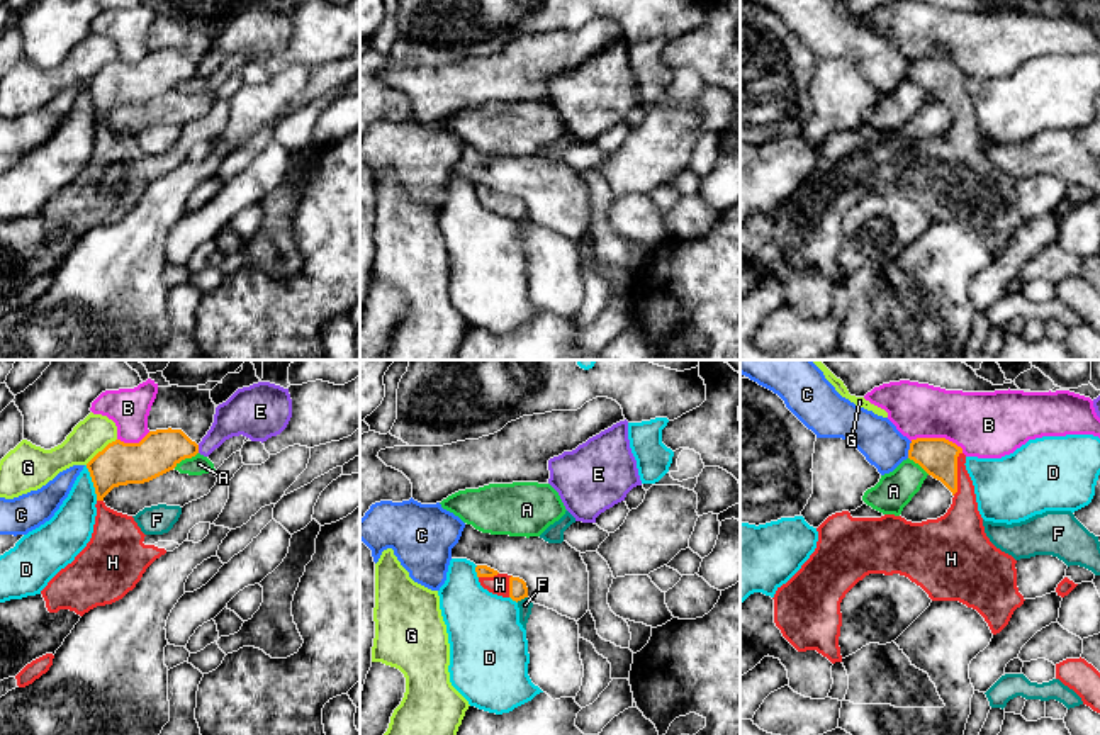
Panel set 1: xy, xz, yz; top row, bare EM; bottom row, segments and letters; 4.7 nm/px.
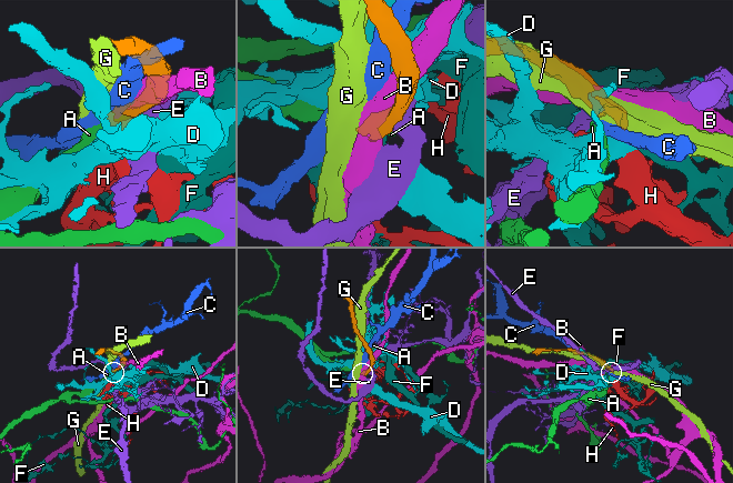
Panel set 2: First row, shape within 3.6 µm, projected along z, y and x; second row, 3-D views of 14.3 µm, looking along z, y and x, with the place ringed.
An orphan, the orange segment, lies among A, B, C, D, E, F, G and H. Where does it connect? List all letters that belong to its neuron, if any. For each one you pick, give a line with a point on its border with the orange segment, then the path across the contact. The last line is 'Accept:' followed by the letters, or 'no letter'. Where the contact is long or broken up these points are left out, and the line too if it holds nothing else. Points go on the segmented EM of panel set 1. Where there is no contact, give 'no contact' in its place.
H: meets orange in yz at (956, 474); runs through yz (937, 457), (956, 474), (961, 486), (961, 527)
Accept: H

